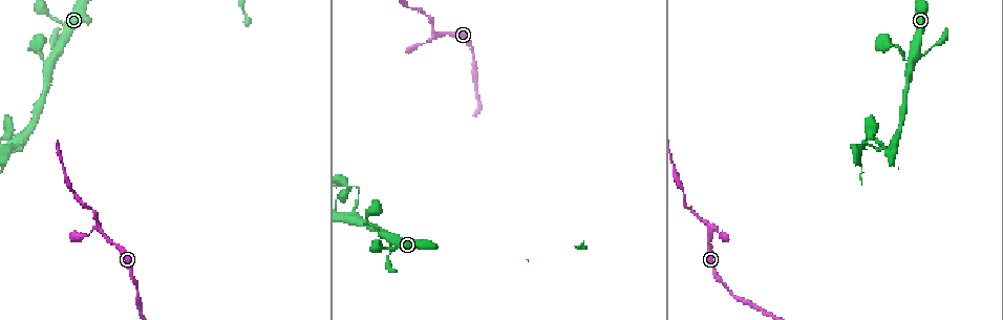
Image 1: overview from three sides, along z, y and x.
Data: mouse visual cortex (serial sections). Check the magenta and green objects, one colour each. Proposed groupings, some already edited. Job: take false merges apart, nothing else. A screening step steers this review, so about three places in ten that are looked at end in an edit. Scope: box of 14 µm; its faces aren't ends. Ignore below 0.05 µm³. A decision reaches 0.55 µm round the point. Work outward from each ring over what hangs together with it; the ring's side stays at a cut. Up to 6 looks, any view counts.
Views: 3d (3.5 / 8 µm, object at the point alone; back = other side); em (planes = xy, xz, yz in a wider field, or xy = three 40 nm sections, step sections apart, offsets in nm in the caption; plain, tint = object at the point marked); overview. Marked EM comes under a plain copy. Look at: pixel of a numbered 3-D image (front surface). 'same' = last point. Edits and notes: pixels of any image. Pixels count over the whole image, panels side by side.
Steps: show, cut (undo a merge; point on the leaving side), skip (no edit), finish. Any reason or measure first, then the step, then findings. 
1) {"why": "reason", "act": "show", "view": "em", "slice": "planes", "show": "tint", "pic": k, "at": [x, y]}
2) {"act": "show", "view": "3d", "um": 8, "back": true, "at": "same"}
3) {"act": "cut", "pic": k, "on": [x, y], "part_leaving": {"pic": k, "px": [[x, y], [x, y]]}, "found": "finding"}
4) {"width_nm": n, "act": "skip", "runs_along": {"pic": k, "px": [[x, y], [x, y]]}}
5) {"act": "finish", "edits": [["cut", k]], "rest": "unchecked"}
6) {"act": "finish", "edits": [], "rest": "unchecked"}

{"why": "four-way junction", "act": "show", "view": "3d", "um": 3.5, "pic": 1, "at": [388, 236]}

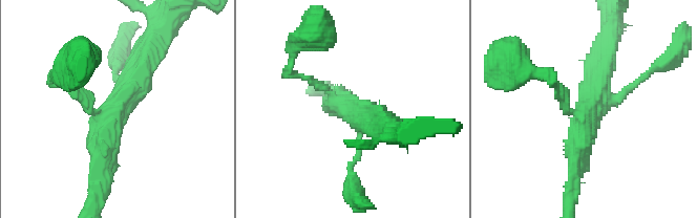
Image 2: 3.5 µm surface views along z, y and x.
{"arms": 4, "arm_widths_nm": [150, 150, 250, 350], "why": "shape alone is not enough", "act": "show", "view": "em", "slice": "xy", "step": 5, "show": "tint", "pic": 2, "at": [344, 106]}

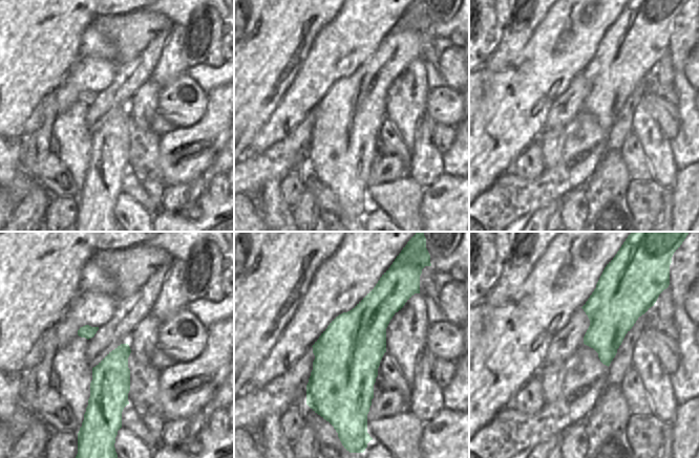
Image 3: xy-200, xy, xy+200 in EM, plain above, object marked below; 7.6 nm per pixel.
{"act": "skip", "found": "all the same cell"}

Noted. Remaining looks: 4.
{"why": "calibre changes", "act": "show", "view": "3d", "um": 3.5, "back": true, "pic": 1, "at": [16, 143]}

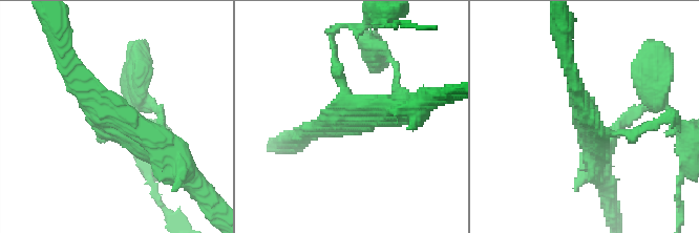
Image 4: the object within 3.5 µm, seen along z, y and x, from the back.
{"act": "show", "view": "em", "slice": "xy", "step": 5, "show": "tint", "pic": 4, "at": [588, 118]}

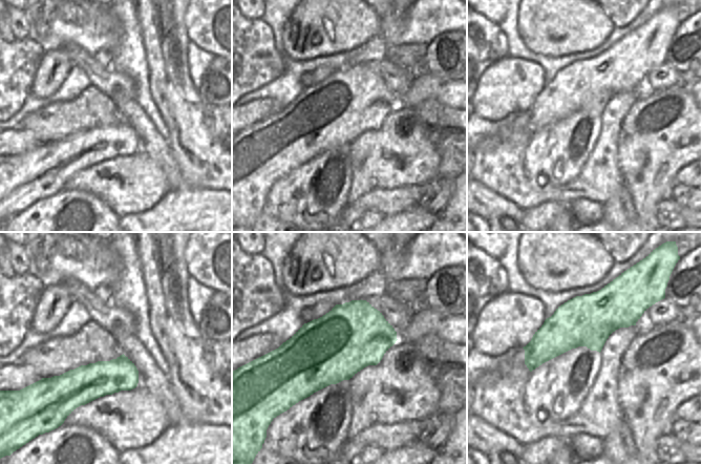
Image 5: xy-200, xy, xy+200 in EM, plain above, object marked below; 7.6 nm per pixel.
{"arm_widths_nm": [150, 200, 350], "act": "skip", "runs_along": {"pic": 4, "px": [[65, 65], [110, 117], [162, 146]]}, "found": "continuous, no second cell"}

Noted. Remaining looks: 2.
{"why": "arms part here", "act": "show", "view": "3d", "um": 3.5, "pic": 1, "at": [710, 229]}

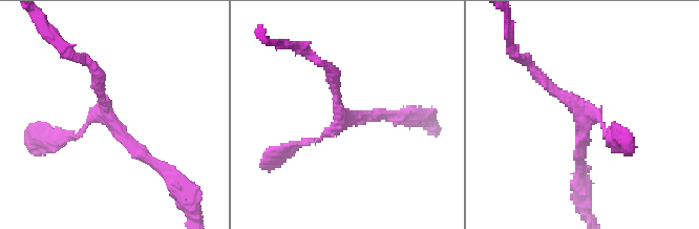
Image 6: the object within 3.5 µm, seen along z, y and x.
{"act": "show", "view": "em", "slice": "planes", "show": "tint", "pic": 6, "at": [109, 117]}

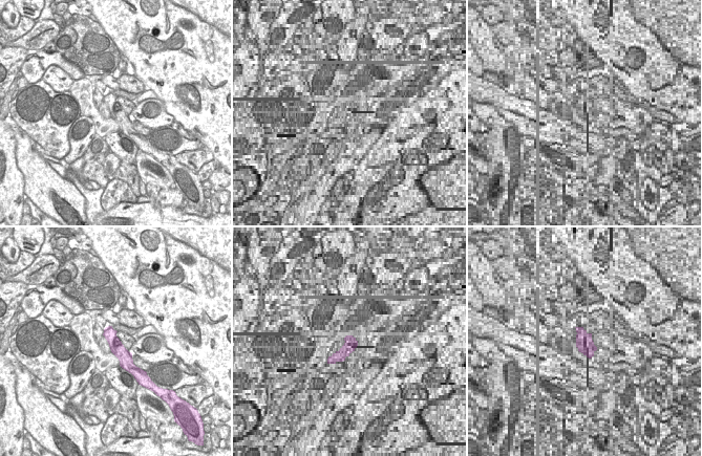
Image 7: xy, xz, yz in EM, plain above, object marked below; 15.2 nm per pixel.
{"act": "skip", "runs_along": {"pic": 6, "px": [[161, 166], [119, 133], [97, 69]]}, "found": "all the same cell"}

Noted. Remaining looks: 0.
{"act": "finish", "edits": [], "rest": "unchecked"}

